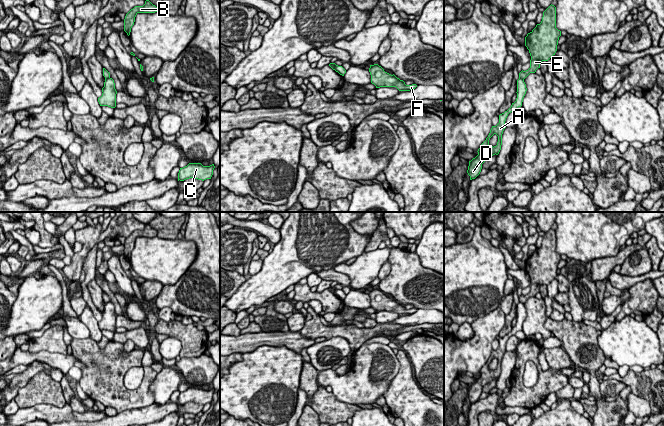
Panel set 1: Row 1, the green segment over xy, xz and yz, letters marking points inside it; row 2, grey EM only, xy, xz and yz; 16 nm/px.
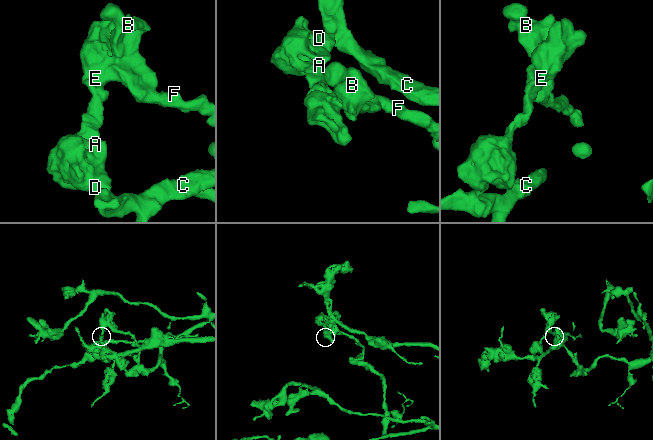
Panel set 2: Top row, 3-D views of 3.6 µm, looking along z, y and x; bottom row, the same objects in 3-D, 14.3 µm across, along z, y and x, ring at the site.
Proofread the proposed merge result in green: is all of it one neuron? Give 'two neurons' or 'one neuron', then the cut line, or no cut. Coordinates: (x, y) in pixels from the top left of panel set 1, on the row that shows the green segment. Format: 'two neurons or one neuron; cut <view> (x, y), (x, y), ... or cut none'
two neurons; cut yz (519, 77), (523, 79)

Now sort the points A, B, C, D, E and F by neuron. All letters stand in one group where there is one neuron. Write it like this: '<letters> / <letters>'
A C D / B E F

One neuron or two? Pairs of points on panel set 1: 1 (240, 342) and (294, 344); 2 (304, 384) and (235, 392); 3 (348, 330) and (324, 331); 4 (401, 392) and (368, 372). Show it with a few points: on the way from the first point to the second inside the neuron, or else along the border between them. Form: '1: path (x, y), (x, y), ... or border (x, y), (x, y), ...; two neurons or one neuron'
1: path (253, 340), (281, 339); one neuron
2: border (303, 362), (298, 387); two neurons
3: path (342, 331), (330, 331); one neuron
4: border (399, 363), (397, 374), (382, 395); two neurons

